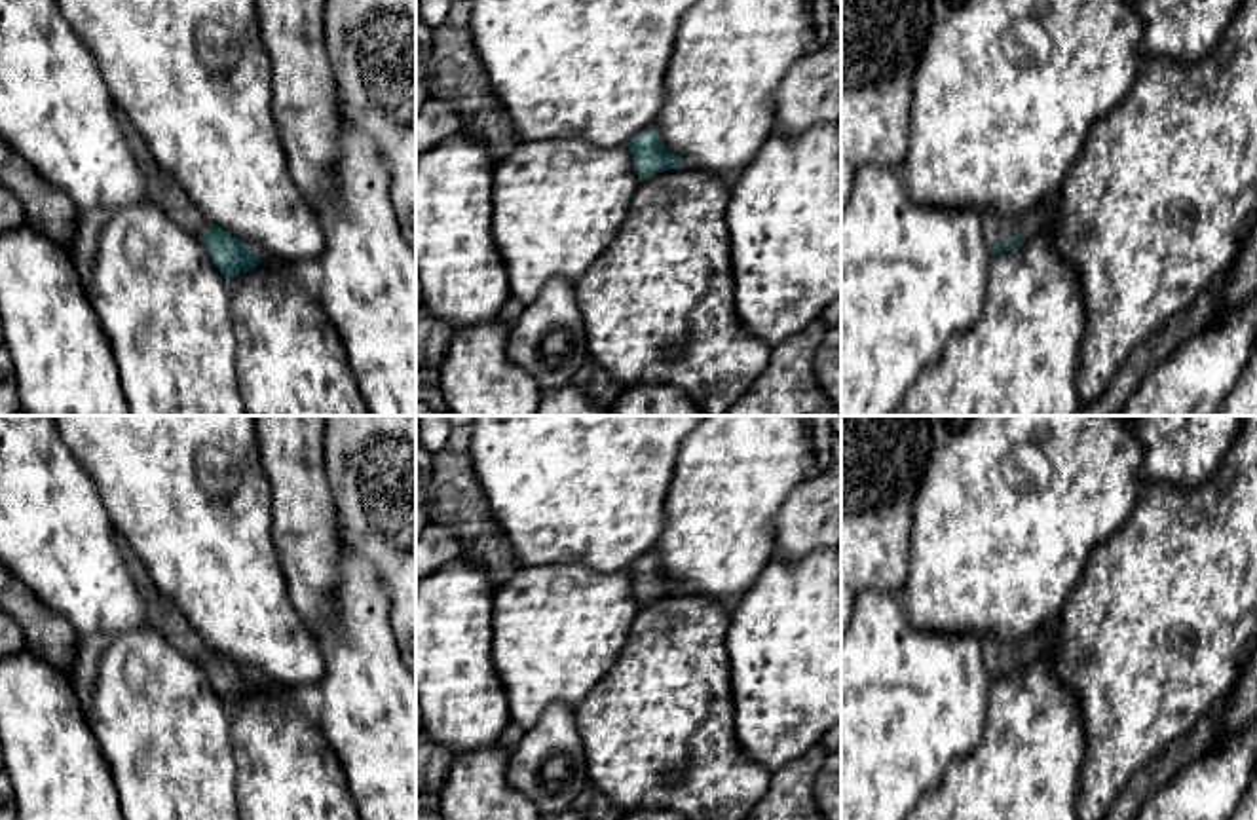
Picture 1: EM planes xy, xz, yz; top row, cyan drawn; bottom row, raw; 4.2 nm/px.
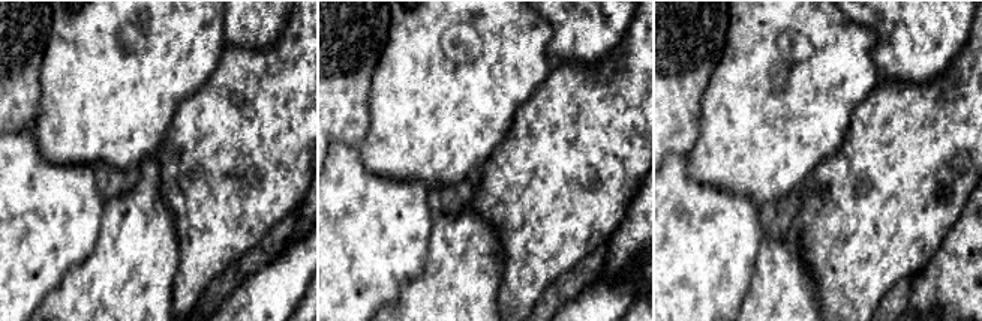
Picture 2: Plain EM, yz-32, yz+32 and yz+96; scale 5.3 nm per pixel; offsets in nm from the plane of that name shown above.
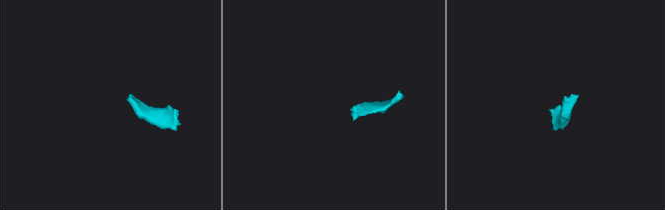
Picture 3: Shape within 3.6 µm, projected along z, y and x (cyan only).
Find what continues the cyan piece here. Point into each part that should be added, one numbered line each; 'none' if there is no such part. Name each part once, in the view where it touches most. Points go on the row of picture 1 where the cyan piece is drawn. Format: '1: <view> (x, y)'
1: yz (999, 228)

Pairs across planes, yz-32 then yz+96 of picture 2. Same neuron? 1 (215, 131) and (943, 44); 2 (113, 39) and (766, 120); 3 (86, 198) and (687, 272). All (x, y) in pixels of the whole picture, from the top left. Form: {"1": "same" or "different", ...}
{"1": "different", "2": "same", "3": "same"}

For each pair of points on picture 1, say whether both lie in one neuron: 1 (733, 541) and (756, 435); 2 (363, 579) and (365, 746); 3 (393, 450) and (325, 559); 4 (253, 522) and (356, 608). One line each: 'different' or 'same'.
1: same
2: same
3: different
4: different

